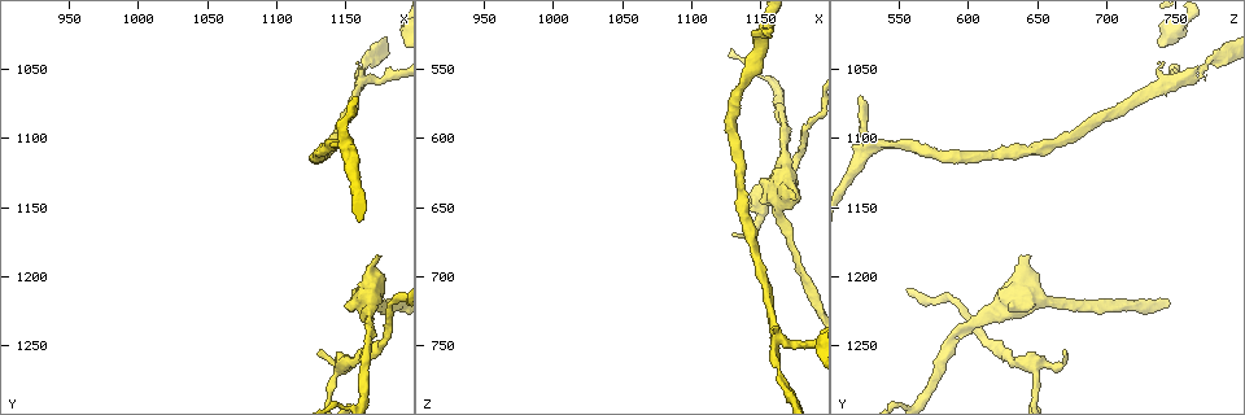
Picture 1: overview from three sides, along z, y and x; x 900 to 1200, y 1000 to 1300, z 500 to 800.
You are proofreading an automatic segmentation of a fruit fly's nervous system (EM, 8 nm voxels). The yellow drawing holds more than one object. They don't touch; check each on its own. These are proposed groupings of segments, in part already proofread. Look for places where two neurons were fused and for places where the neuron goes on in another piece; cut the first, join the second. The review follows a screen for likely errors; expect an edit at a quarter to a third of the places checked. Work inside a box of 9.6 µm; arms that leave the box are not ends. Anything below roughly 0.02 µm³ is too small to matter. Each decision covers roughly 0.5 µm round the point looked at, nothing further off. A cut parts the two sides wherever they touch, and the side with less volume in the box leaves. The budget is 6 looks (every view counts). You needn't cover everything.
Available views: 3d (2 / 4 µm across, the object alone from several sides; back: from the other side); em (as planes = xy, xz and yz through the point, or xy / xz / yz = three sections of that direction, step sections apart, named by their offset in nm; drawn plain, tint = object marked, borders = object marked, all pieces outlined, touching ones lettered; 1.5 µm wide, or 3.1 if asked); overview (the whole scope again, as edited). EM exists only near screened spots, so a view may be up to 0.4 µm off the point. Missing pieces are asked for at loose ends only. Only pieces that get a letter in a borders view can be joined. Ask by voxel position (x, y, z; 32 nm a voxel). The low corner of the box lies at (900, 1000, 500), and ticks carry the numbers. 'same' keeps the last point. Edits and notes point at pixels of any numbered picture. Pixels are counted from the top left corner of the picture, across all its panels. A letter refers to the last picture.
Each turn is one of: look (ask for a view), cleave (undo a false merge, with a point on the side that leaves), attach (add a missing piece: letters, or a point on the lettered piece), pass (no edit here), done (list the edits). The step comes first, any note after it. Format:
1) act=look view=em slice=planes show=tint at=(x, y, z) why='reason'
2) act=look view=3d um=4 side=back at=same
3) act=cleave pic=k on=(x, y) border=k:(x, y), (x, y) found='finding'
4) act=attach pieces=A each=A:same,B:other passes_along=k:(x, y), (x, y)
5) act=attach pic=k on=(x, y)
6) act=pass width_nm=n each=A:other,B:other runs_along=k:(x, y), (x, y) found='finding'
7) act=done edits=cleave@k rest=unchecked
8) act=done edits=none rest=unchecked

act=look view=em slice=xy step=4 show=borders at=(1158, 1072, 524) why='free end'

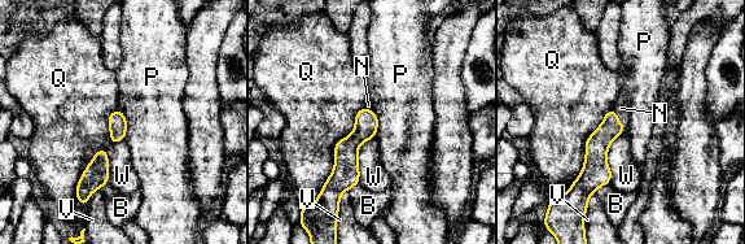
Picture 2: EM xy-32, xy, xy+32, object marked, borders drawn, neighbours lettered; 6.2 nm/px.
act=look view=em slice=planes show=borders at=same

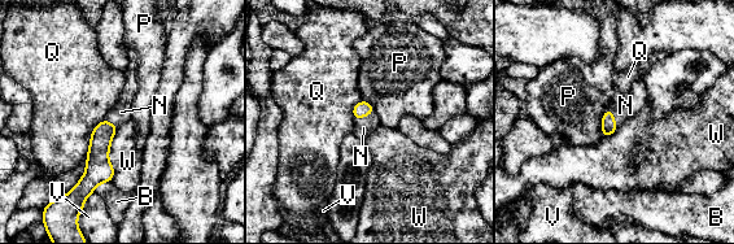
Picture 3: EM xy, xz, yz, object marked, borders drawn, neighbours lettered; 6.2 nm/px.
act=attach pieces=N each=B:other,N:same,P:other,Q:other,V:other,W:other passes_along=3:(362, 109), (365, 116), (363, 127) found='it goes on there'

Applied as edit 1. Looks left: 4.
act=look view=overview why='see it whole again'

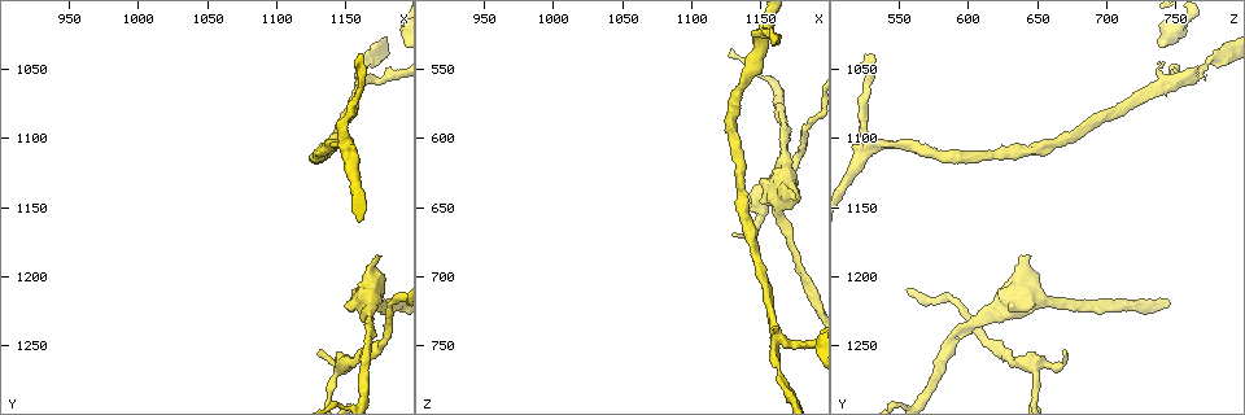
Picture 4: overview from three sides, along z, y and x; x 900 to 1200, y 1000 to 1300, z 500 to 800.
act=look view=em slice=planes show=tint at=(1168, 1218, 624) why='arms part here'

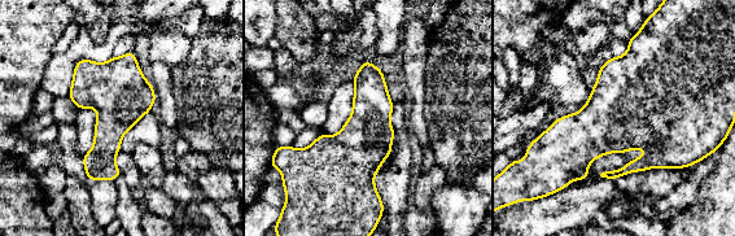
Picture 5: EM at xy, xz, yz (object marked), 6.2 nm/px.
act=look view=em slice=planes show=borders at=same why='see the neighbours'

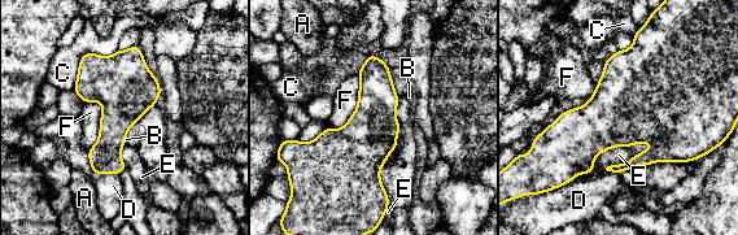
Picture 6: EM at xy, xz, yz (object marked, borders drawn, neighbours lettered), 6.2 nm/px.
act=pass each=A:other,B:other,C:other,D:other,E:other,F:other border=6:(358, 75), (356, 111), (326, 127) found='all the same neuron'

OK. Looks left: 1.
act=done edits=attach@3 rest=unchecked

